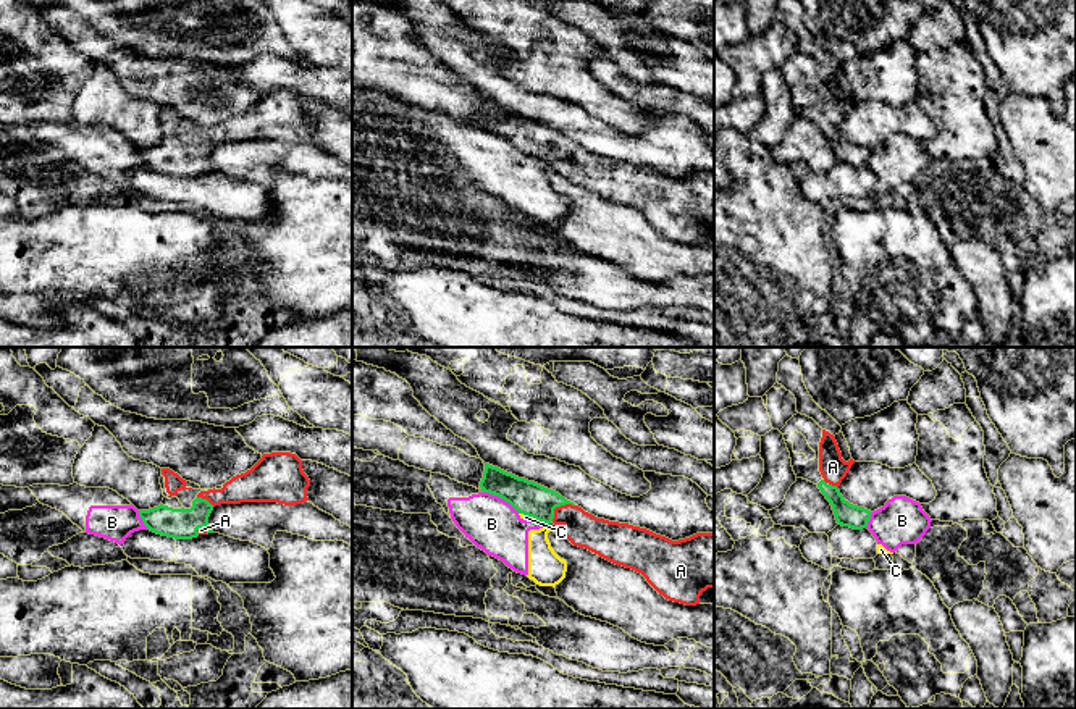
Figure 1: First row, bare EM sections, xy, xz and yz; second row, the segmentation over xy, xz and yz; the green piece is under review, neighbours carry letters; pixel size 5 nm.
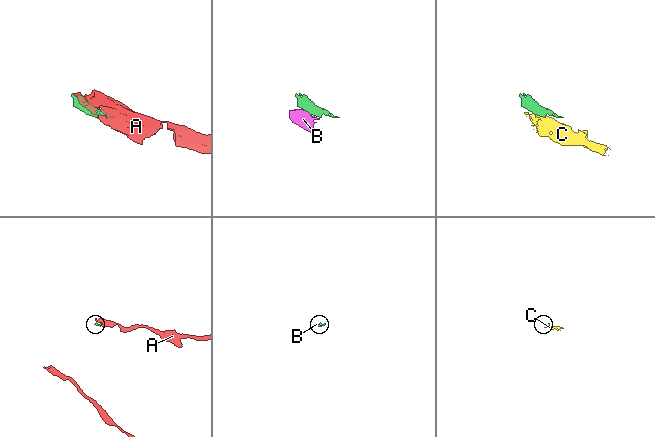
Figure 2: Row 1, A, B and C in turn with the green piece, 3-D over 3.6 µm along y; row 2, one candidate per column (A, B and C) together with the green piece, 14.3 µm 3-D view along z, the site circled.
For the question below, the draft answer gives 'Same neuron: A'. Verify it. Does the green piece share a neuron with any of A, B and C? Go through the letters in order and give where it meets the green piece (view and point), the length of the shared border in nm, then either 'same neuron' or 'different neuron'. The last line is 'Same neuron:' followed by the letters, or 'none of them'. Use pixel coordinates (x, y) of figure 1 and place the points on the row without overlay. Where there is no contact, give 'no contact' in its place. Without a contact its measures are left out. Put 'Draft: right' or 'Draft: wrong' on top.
Draft: right
A: meets green in xz at (558, 144); contact 150 nm long; same neuron
B: meets green in xz at (503, 136); contact 200 nm long; different neuron
C: meets green in xz at (533, 155); contact 170 nm long; different neuron
Same neuron: A

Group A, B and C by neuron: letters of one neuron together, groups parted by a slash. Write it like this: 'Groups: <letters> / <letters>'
Groups: A / B C

